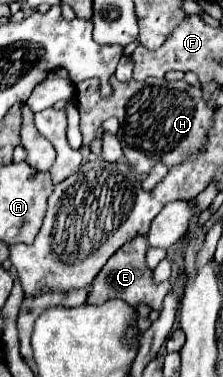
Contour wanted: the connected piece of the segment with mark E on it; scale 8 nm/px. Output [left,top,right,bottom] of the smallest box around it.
[88,236,170,310]

